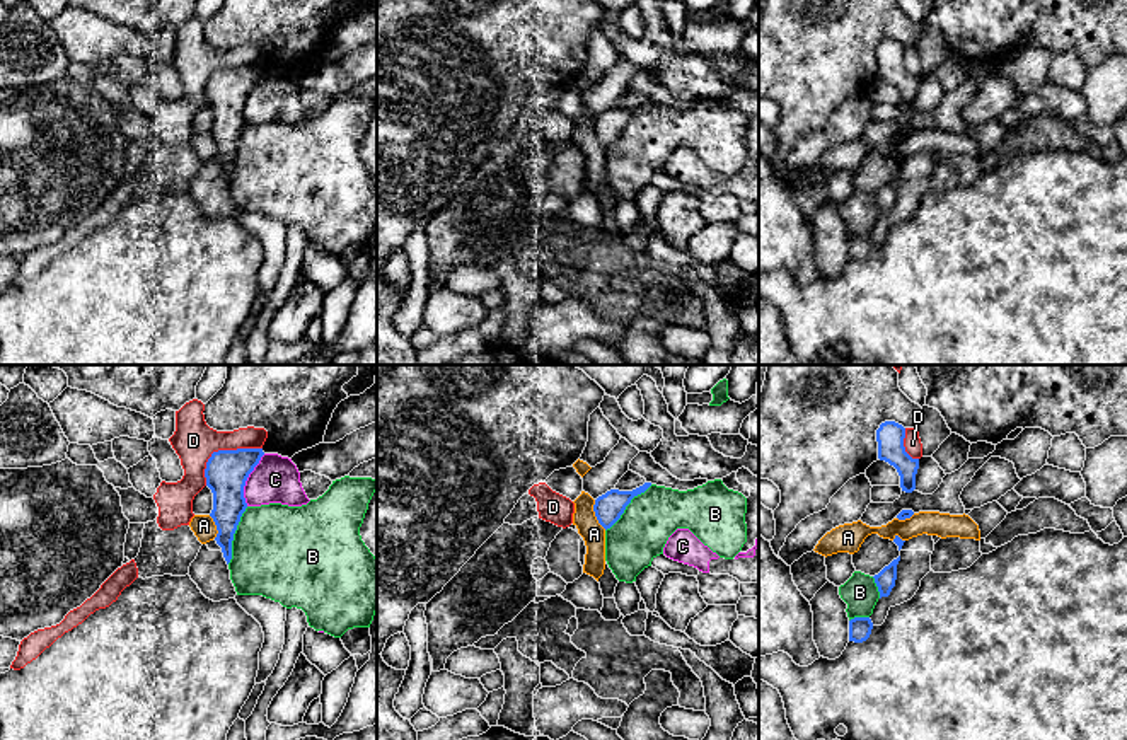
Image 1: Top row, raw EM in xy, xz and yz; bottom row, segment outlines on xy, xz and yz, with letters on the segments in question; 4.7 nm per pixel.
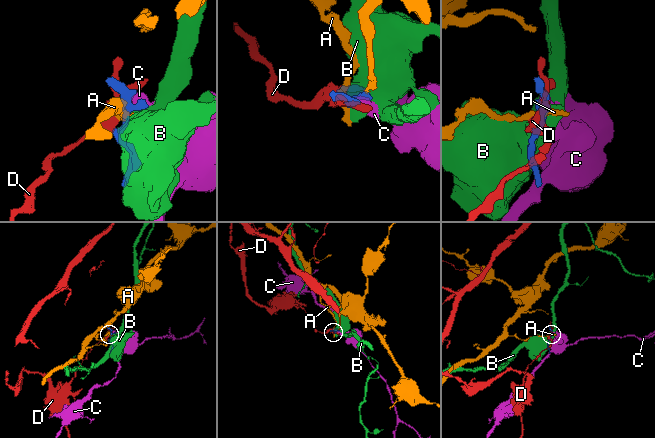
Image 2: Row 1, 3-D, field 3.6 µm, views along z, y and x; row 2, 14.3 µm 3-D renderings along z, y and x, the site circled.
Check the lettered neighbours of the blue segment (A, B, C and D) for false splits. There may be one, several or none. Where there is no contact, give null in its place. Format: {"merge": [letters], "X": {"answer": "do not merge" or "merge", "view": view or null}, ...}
{"merge": [], "A": {"answer": "do not merge", "view": "xz"}, "B": {"answer": "do not merge", "view": "xy"}, "C": {"answer": "do not merge", "view": "xy"}, "D": {"answer": "do not merge", "view": "xy"}}

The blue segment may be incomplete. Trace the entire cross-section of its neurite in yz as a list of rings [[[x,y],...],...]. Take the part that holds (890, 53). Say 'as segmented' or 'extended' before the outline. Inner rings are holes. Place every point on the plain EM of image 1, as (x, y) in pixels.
as segmented | [[[885,39],[876,48],[878,77],[893,84],[900,94],[900,106],[905,111],[916,107],[919,77],[912,77],[904,65],[905,46],[895,39]]]

